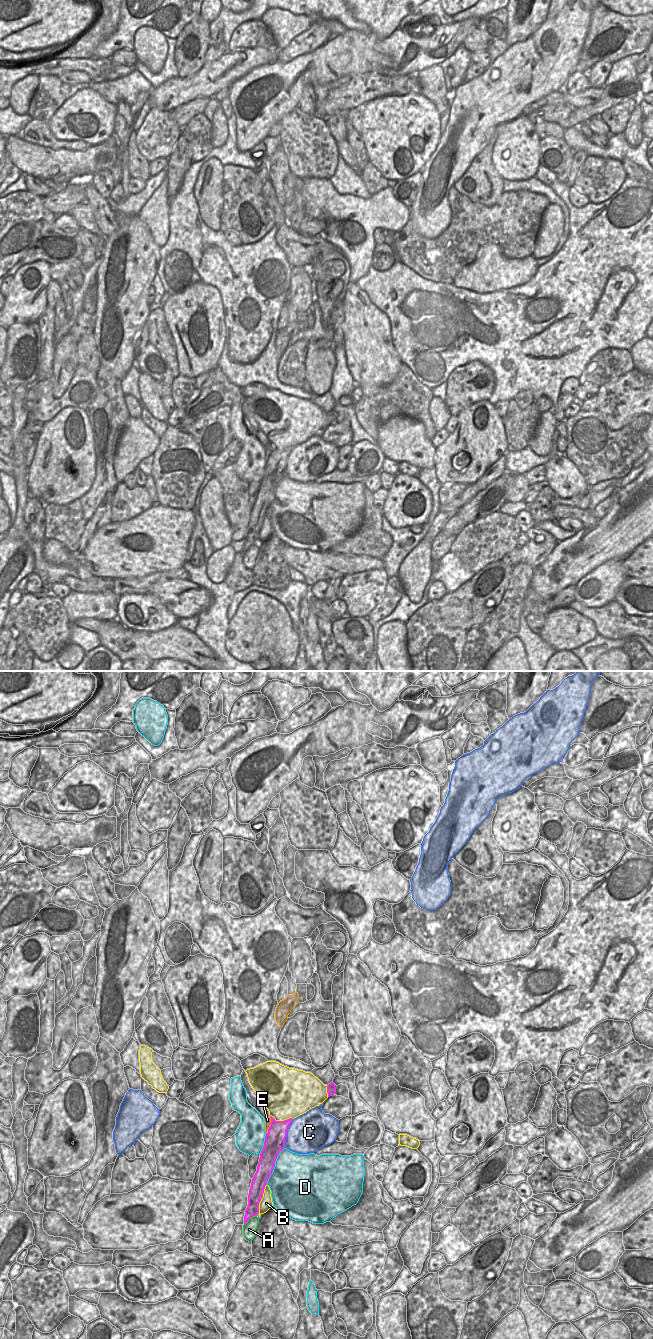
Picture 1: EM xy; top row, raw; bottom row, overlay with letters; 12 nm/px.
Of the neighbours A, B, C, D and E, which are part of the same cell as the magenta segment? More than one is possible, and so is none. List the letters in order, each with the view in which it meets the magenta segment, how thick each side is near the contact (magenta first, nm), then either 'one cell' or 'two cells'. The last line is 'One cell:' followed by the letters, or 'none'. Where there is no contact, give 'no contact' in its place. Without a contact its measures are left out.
A: xy | 160/170 nm | two cells
B: xy | 190/150 nm | two cells
C: xy | 260/460 nm | two cells
D: xy | 220/500 nm | two cells
E: xy | 260/80 nm | two cells
One cell: none

